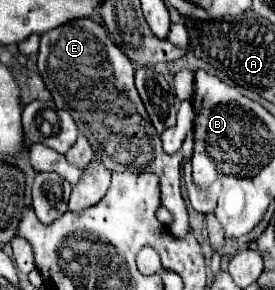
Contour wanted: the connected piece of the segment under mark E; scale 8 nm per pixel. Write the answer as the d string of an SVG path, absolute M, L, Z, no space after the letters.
M78 18L42 34L38 70L58 108L72 114L78 130L88 138L96 158L108 170L150 172L160 178L162 204L174 216L168 230L176 240L188 236L190 220L180 192L180 168L192 156L192 134L178 154L166 154L160 148L160 138L154 134L156 130L134 88L134 66L104 28L90 18Z

